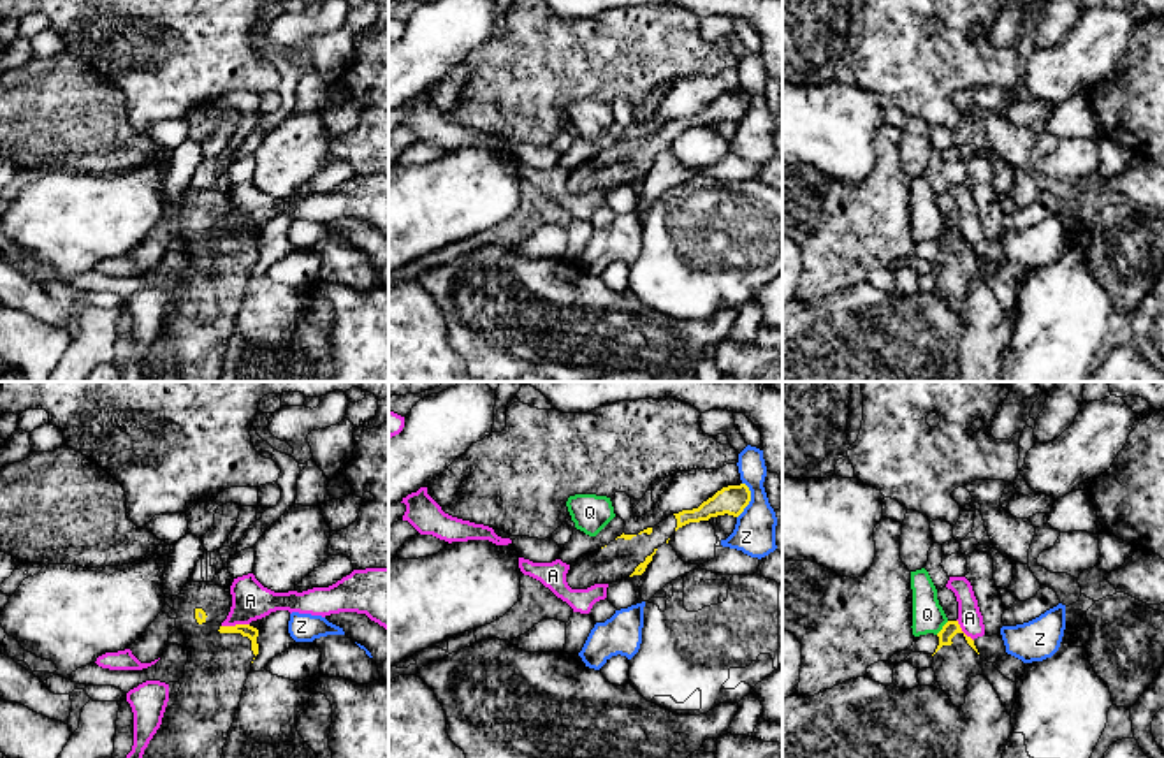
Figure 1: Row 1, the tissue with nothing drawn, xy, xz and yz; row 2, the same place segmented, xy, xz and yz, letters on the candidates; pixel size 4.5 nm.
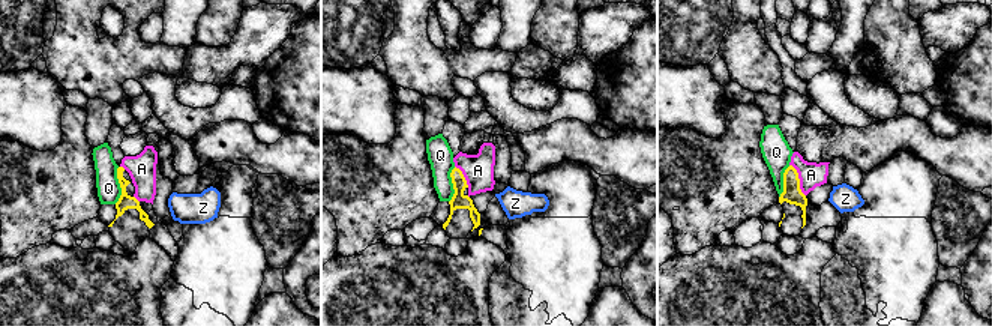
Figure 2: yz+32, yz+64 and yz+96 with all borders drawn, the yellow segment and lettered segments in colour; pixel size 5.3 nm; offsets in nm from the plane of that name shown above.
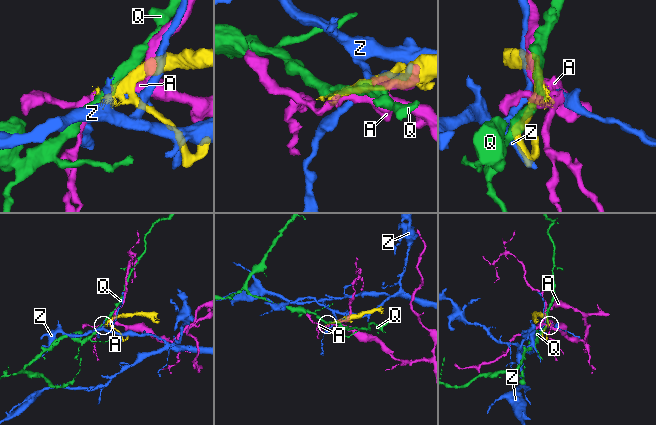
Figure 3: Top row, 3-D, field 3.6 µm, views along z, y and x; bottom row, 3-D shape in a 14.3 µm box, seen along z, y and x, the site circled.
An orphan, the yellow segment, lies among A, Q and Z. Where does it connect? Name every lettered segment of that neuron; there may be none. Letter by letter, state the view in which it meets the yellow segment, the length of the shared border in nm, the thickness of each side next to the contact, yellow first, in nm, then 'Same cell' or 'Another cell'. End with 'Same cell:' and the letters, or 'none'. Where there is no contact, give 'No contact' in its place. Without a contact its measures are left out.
A: Touches yellow in xy. Shared border 130 nm. Thickness 60 nm (yellow) against 180 nm. Another cell
Q: Touches yellow in yz. Shared border 90 nm. Thickness 70 nm (yellow) against 140 nm. Another cell
Z: Touches yellow in xz. Shared border 170 nm. Thickness 140 nm (yellow) against 190 nm. Another cell
Same cell: none

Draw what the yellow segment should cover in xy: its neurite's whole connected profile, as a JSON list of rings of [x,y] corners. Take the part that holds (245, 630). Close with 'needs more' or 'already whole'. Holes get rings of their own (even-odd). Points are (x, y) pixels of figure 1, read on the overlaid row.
[[[190,579],[174,600],[176,628],[186,637],[188,661],[185,675],[178,681],[181,688],[169,696],[162,725],[144,749],[142,758],[222,758],[243,688],[258,654],[257,628],[222,624],[230,607],[230,589],[213,580],[193,582]]] | needs more

